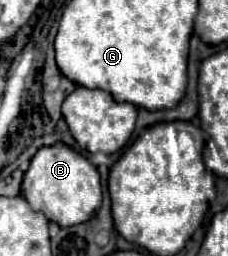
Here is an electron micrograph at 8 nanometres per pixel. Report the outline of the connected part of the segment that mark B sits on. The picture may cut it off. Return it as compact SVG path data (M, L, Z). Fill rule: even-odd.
M67 145L43 147L35 153L29 171L23 177L21 193L35 211L45 213L49 221L55 221L61 227L85 223L101 207L99 171L83 155L75 153Z

